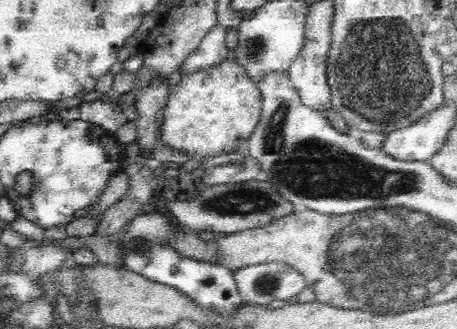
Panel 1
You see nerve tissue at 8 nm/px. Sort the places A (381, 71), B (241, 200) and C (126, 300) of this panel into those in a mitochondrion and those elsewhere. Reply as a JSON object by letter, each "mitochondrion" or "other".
{"A":"mitochondrion","B":"mitochondrion","C":"other"}

